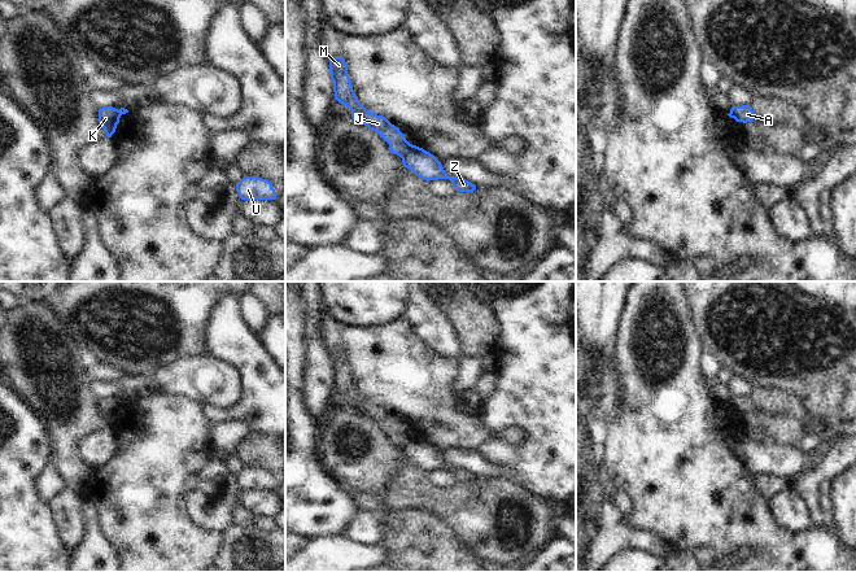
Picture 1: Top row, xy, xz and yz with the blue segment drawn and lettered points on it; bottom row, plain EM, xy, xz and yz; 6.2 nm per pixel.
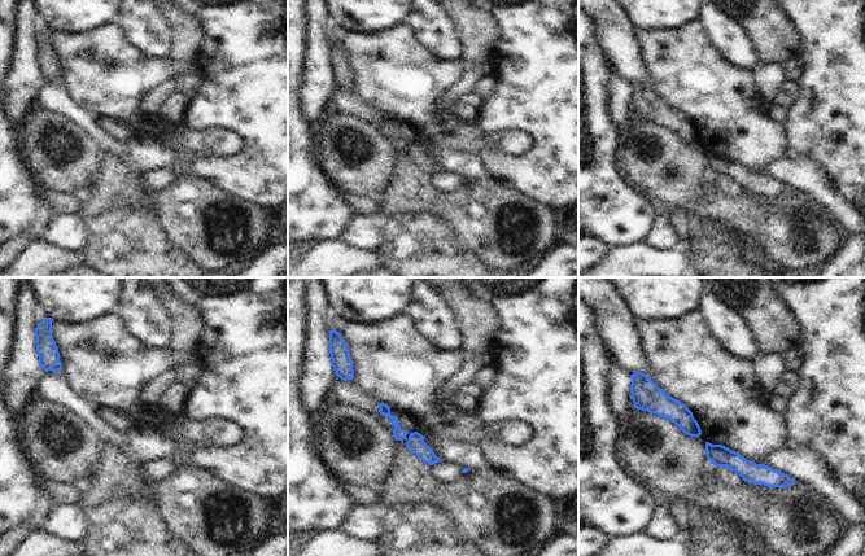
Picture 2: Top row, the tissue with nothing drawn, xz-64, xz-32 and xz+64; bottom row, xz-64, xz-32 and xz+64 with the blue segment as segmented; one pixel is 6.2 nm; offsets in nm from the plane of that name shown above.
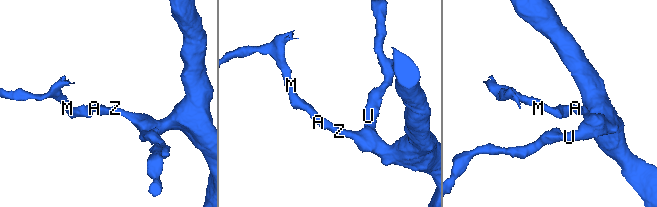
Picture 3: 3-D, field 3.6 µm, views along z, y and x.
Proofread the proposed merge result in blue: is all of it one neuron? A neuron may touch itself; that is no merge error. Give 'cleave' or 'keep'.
cleave

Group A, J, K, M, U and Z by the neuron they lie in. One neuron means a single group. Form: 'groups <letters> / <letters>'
groups A U Z / J K M

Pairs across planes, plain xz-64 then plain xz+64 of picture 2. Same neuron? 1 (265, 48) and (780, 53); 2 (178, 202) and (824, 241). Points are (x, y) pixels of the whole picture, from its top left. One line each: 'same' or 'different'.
1: different
2: same

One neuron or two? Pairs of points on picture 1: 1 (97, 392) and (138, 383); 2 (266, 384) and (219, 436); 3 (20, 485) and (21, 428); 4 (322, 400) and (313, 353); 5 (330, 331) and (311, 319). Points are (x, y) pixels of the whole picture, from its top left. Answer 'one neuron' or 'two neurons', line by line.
1: one neuron
2: two neurons
3: one neuron
4: one neuron
5: two neurons

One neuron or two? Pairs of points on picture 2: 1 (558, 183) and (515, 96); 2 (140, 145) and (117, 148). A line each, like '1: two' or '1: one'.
1: one
2: one

